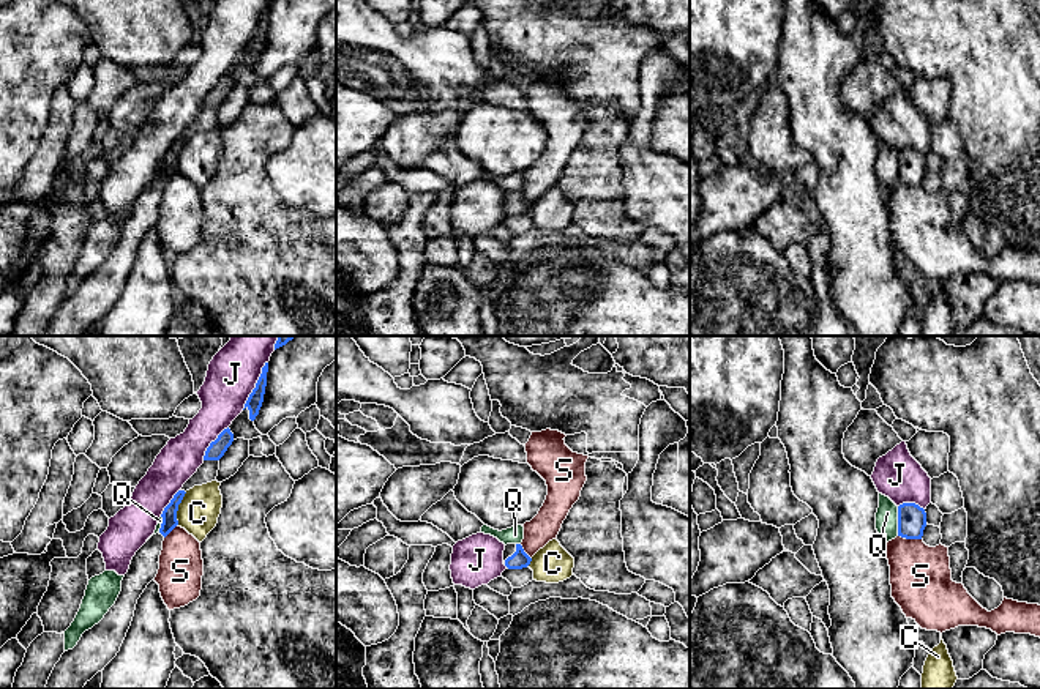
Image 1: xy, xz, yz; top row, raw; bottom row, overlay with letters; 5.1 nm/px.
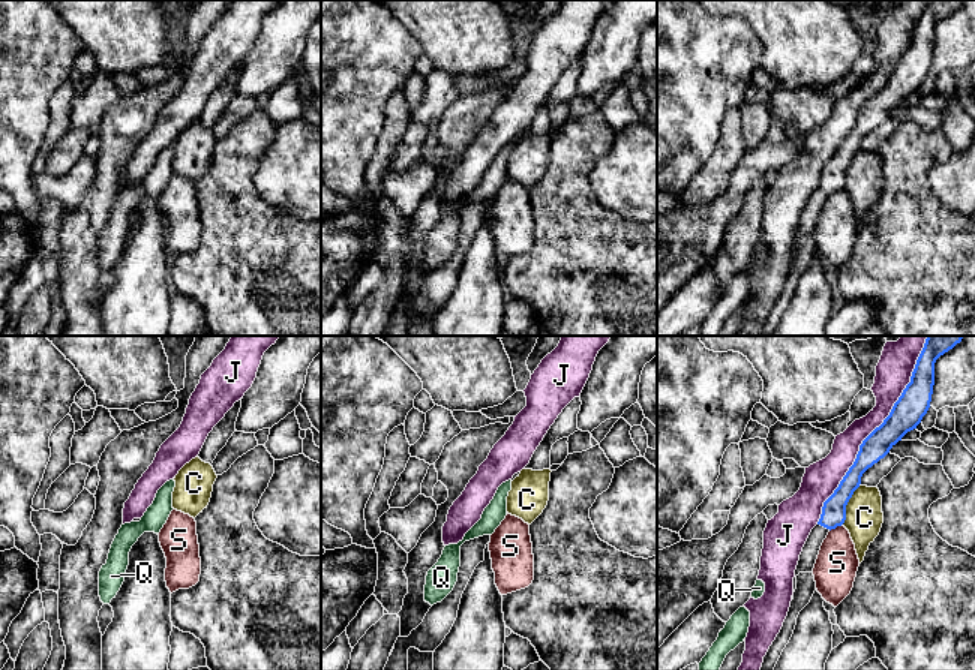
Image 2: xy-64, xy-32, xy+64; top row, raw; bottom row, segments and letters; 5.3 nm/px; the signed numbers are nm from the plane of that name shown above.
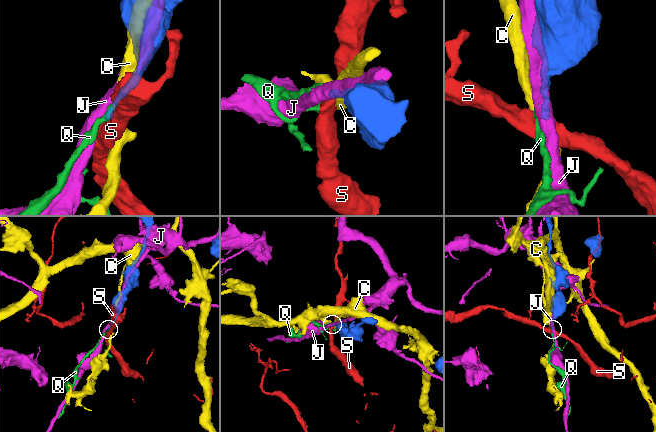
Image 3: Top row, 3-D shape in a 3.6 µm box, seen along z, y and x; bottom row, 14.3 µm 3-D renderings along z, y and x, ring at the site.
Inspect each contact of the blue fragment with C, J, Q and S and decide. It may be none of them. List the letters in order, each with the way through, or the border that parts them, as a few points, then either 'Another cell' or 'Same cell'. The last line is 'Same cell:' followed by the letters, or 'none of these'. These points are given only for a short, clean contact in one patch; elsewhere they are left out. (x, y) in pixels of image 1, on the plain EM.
C: Another cell
J: Another cell
Q: Another cell
S: Boundary: yz (906, 185), (920, 186). Another cell
Same cell: none of these

